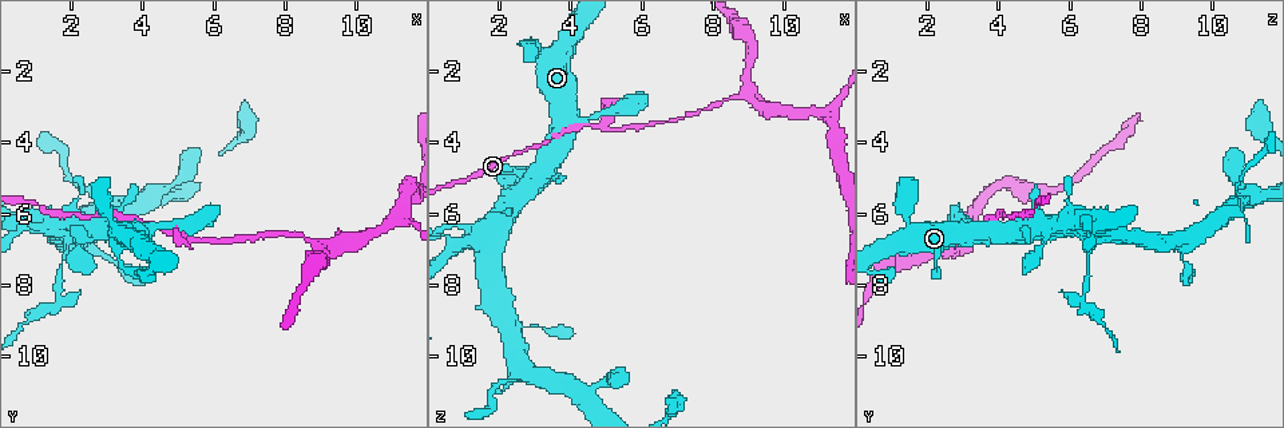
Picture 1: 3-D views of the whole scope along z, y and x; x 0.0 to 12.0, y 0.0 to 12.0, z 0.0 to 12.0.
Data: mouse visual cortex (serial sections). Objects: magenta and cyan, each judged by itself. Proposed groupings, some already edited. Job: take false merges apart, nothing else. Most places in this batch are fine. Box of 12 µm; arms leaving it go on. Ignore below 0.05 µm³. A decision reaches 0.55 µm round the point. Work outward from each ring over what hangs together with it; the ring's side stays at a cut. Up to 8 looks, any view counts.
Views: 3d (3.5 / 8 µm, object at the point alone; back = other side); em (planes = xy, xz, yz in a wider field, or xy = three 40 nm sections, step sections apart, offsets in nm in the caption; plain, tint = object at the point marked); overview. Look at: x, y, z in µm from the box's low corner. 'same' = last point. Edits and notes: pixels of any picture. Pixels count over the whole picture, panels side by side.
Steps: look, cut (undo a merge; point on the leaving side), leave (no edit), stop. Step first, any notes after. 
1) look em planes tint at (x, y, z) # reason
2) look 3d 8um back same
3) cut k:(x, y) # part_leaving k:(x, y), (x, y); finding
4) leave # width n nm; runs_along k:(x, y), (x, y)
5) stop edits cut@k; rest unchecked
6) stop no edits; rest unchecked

look 3d 3.5um at (4.8, 6.6, 3.5) # a narrow waist

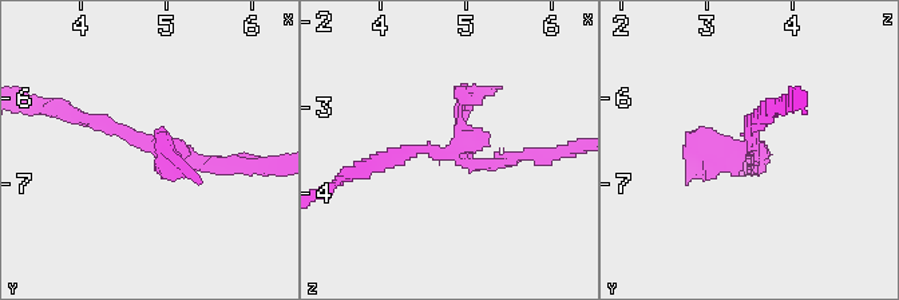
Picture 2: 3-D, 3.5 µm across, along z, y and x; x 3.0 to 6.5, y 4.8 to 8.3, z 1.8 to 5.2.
look em xy step 5 tint at (4.85, 6.55, 3.55)

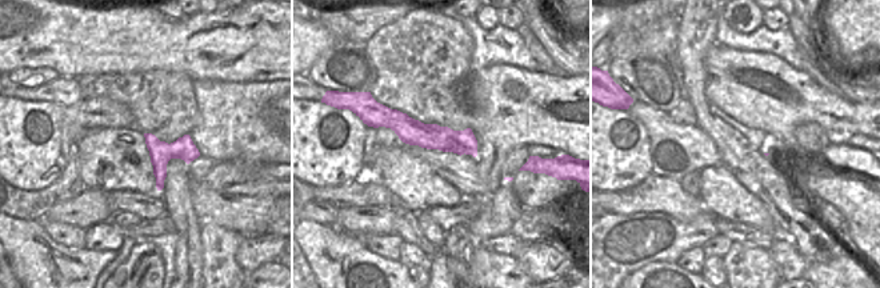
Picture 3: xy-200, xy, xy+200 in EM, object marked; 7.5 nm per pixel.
cut 2:(467, 106) # border 3:(447, 127), (446, 132), (466, 152); a second cell is stuck on

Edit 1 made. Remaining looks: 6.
look 3d 3.5um at (8.9, 6.9, 2.7) # a fork

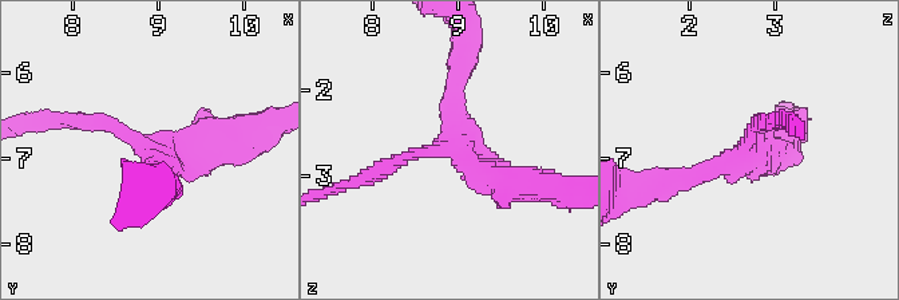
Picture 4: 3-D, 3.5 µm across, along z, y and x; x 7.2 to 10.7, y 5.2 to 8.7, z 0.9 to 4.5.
look em xy step 2 tint at (8.90, 6.90, 2.70) # arms 3; arm_widths 200, 250, 400 nm; now the EM

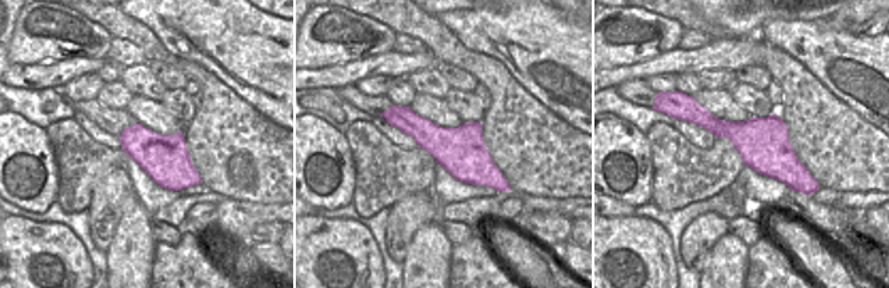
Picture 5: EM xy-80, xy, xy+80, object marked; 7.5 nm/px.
leave # runs_along 4:(71, 119), (150, 149), (232, 141); continuous, no second cell

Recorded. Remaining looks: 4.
look 3d 3.5um back at (2.8, 5.6, 10.6) # arms part here

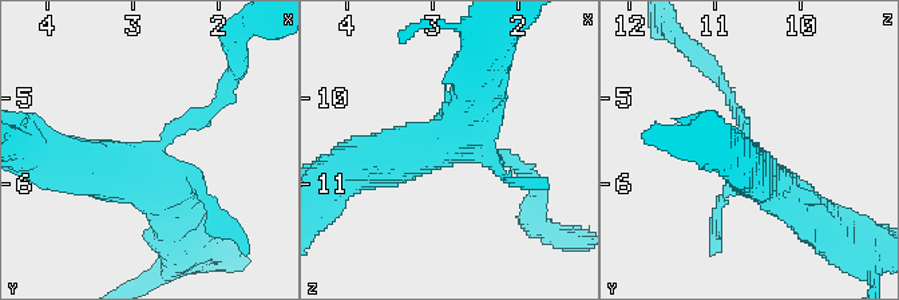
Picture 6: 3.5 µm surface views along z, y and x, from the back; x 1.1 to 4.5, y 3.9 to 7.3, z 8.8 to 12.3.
look em xy step 1 tint at (2.80, 5.65, 10.60)

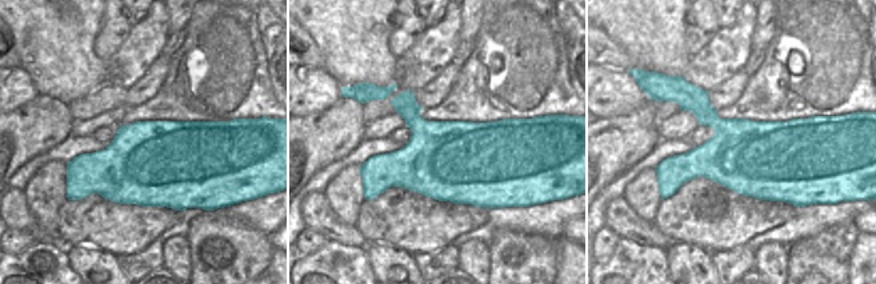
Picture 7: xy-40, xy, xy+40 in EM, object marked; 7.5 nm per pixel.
leave # runs_along 6:(472, 90), (448, 138), (349, 165); all the same cell

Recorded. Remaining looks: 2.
stop edits cut@2; rest unchecked

